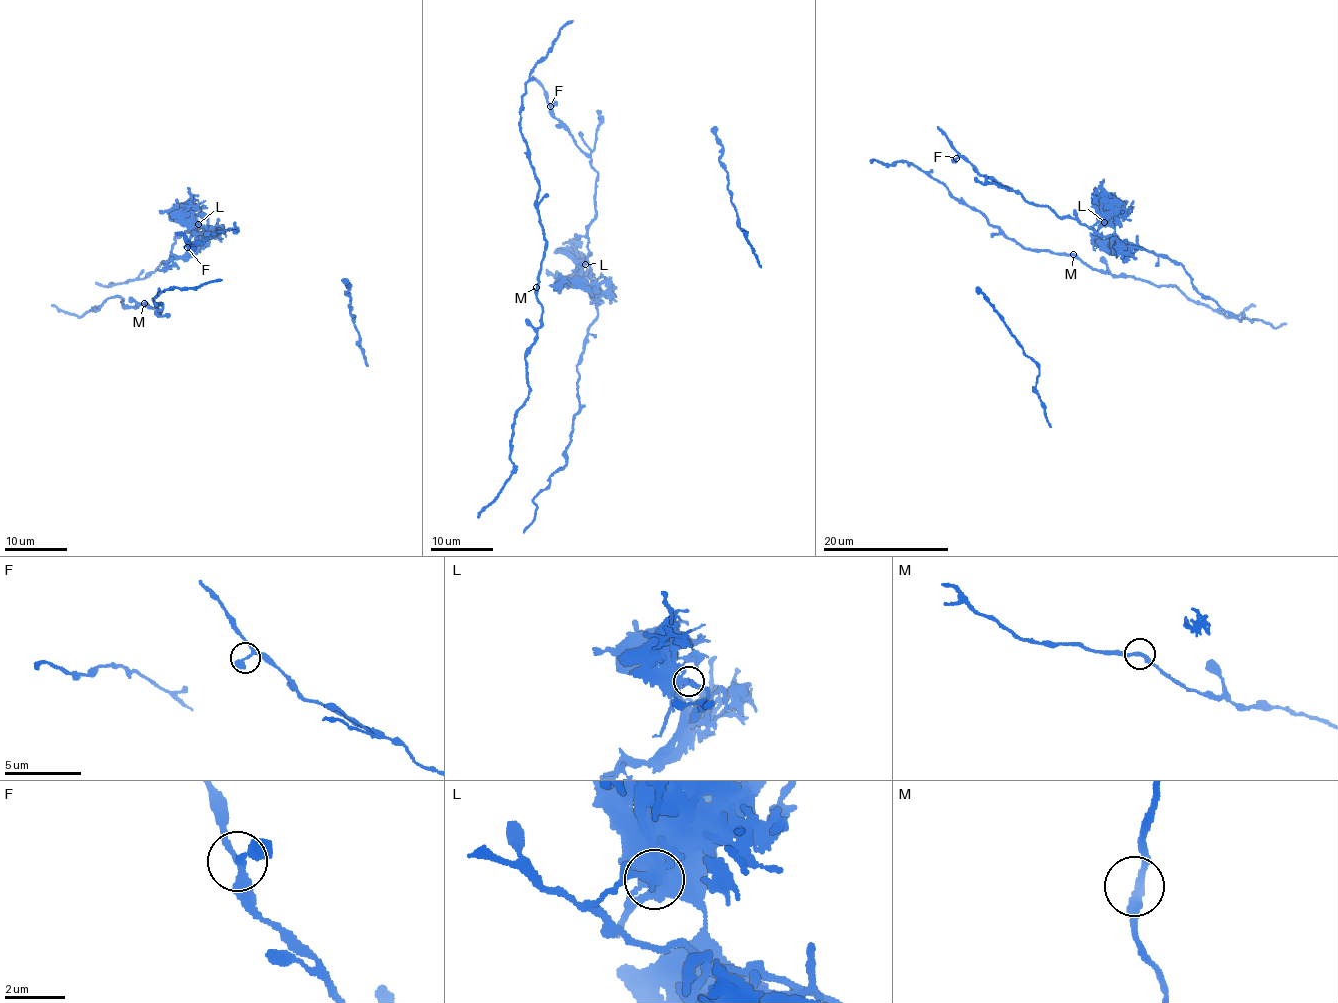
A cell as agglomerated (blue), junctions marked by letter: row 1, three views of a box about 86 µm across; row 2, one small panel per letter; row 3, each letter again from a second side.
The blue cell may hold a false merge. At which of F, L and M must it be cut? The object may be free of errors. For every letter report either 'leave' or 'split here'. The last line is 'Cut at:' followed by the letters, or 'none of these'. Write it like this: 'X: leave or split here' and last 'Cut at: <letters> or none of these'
F: leave
L: split here
M: leave
Cut at: L

